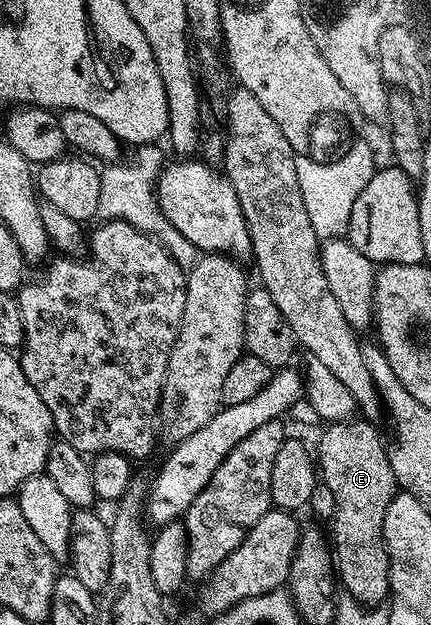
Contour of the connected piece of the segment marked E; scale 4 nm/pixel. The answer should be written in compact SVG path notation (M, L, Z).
M350 420L324 427L321 443L315 446L315 458L323 484L335 496L335 512L331 519L332 561L335 574L345 585L344 593L360 606L377 608L390 597L389 557L383 536L383 516L391 500L399 493L397 477L391 472L389 451L381 443L372 421Z

